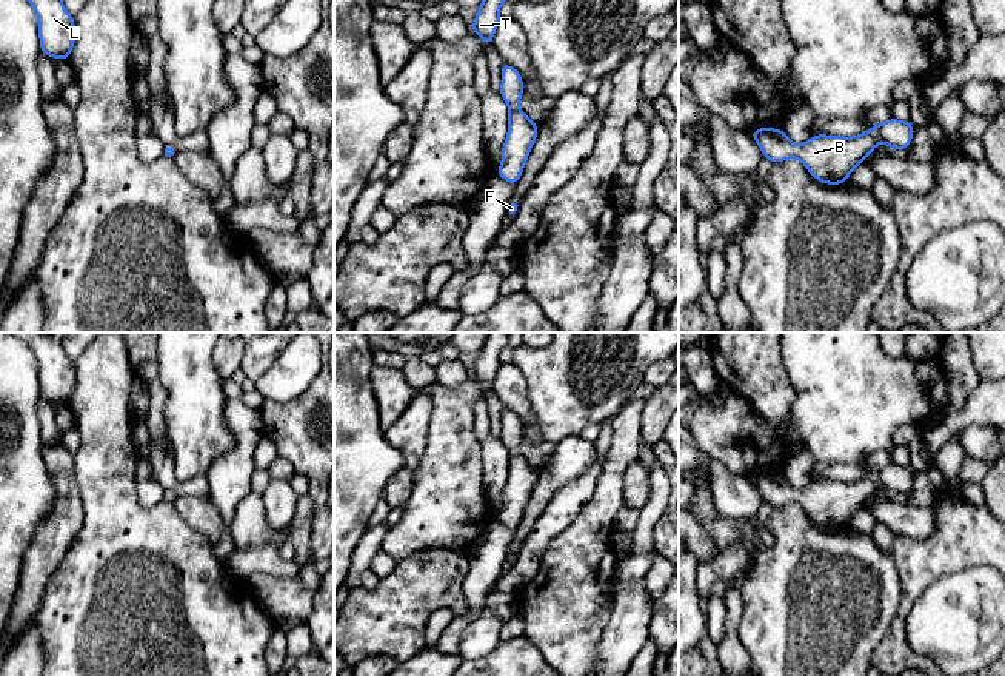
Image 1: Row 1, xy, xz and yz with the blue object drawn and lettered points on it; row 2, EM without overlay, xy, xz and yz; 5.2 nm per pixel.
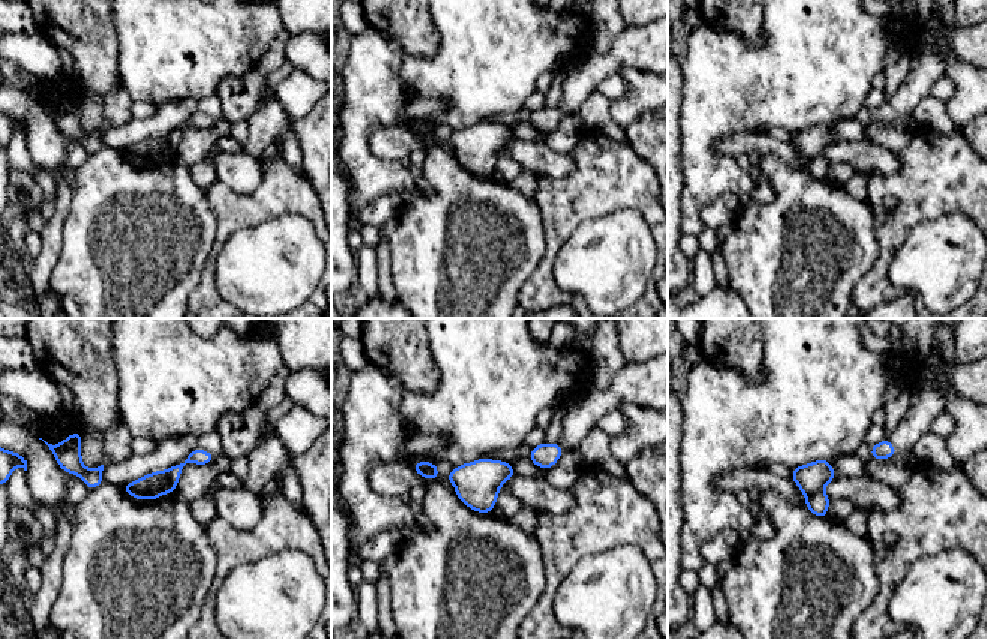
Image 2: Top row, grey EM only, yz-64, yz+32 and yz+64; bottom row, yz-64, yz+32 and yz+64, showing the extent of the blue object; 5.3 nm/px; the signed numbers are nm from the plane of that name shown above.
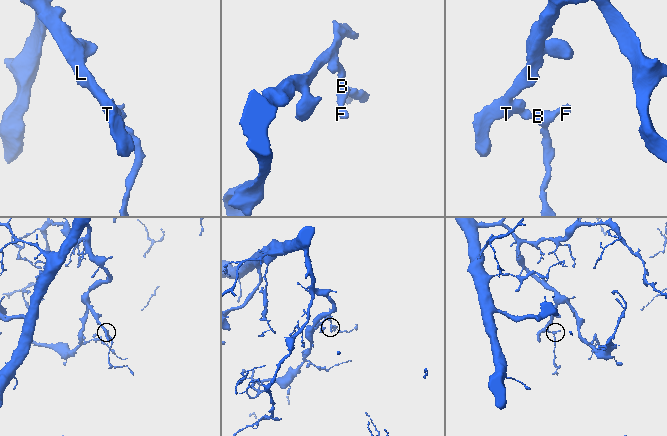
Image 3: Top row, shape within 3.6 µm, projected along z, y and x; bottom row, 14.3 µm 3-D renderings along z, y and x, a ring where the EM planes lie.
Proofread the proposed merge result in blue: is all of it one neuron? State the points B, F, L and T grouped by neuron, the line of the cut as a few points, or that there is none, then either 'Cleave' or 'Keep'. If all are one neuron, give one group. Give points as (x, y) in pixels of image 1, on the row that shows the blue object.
Groups: B F L T. No split. Keep

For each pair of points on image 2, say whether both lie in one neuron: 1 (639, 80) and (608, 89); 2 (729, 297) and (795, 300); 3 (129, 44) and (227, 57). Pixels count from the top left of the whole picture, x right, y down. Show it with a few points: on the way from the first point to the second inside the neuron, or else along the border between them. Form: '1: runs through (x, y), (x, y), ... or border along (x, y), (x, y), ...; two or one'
1: border along (617, 72), (626, 83), (626, 93), (611, 102); two
2: border along (729, 285), (744, 302); two
3: runs through (153, 44), (203, 45); one

